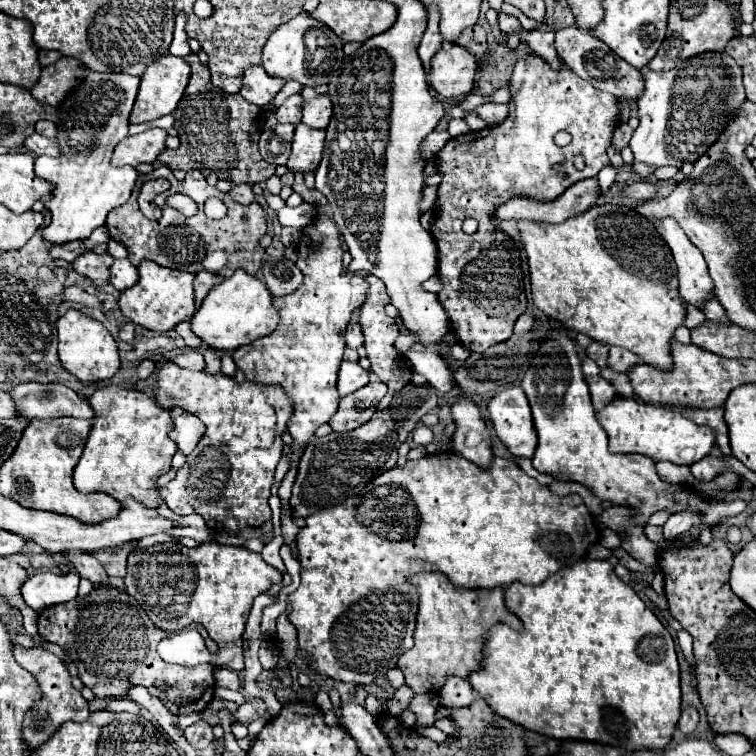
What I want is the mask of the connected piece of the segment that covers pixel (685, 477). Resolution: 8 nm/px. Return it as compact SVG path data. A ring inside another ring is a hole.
M659 461L657 463L657 473L661 475L661 479L665 479L669 483L687 483L687 485L693 485L693 475L691 475L689 467L675 465L671 461Z

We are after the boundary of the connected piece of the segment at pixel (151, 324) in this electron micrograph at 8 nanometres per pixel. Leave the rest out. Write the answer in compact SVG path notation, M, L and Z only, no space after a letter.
M143 261L139 265L139 281L131 289L121 293L119 309L133 323L151 329L151 331L171 331L177 323L189 319L195 313L195 295L193 295L193 273L157 267L153 261Z

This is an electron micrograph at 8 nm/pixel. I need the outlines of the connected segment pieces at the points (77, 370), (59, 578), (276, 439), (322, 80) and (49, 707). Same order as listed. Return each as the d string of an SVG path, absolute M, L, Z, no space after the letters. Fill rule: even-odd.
M69 309L57 321L57 331L59 331L59 361L65 367L65 371L69 371L81 383L105 381L117 373L117 369L119 369L117 343L99 321L83 315L75 309Z
M37 573L23 583L21 595L33 611L43 611L45 607L75 599L77 587L79 587L77 573L69 573L69 575Z
M165 363L159 371L155 397L165 409L177 405L199 417L207 427L199 445L177 471L177 477L161 487L167 507L177 515L201 515L213 531L237 533L271 521L267 499L275 467L283 453L279 435L293 415L287 393L281 387L265 387L251 381L239 385L223 373L209 375Z
M297 15L281 25L263 47L263 69L285 81L295 79L303 87L329 85L329 77L339 69L343 61L343 41L321 21L309 15Z
M15 647L13 657L23 669L27 669L35 677L35 681L39 683L39 689L41 689L41 701L33 707L33 711L29 711L25 715L23 731L21 731L29 753L39 749L63 723L67 723L67 721L77 721L77 723L87 721L89 703L83 699L81 691L77 691L71 685L71 675L69 675L67 667L61 663L59 657L55 657L51 651L41 649L41 647L31 647L31 649Z

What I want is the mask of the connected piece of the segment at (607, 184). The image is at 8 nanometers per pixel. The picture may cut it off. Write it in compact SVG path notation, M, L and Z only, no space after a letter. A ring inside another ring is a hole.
M611 165L604 167L598 173L597 177L599 179L599 185L600 185L601 191L603 193L606 193L609 191L609 189L615 183L616 176L617 176L617 171Z

